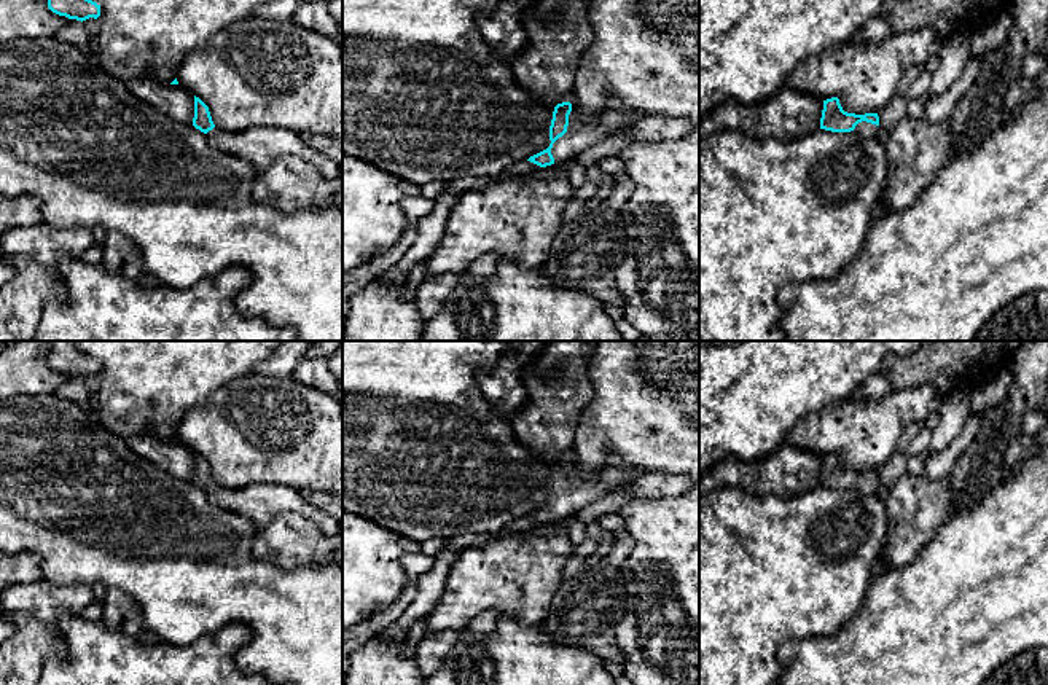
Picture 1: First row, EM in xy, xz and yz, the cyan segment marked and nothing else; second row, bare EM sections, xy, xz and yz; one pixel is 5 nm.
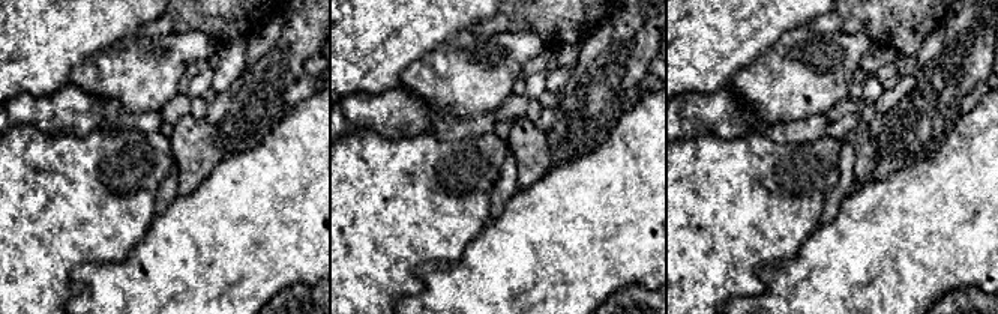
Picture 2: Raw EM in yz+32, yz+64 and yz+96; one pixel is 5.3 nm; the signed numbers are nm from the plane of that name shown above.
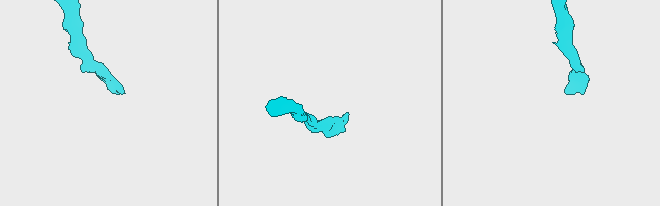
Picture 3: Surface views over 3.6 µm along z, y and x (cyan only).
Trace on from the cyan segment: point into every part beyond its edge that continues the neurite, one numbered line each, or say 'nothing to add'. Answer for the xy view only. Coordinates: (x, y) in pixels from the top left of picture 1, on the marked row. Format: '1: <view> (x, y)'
1: xy (260, 145)

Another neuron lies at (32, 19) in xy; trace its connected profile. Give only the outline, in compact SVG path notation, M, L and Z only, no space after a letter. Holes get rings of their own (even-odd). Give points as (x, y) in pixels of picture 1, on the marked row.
M0 0L0 43L54 37L65 22L65 16L48 8L48 0Z

